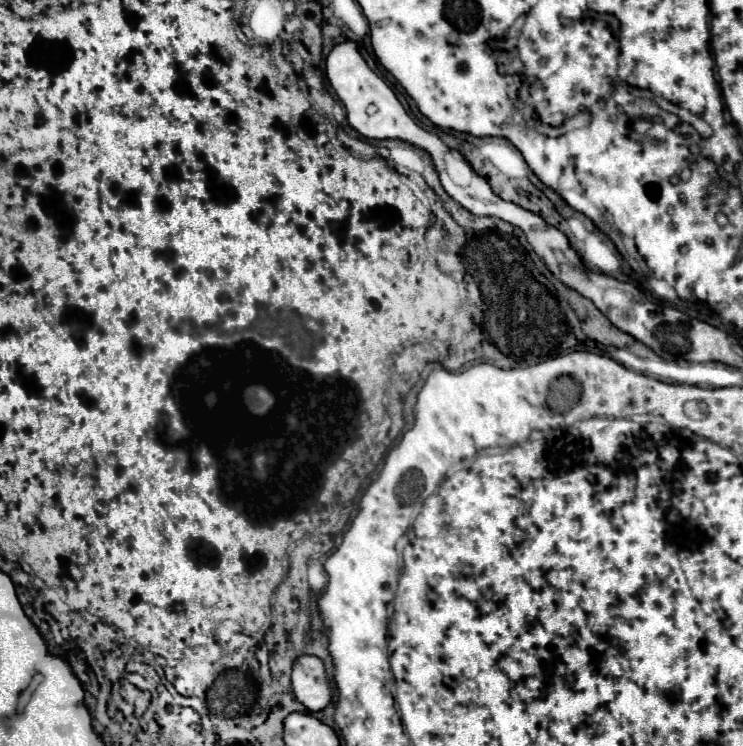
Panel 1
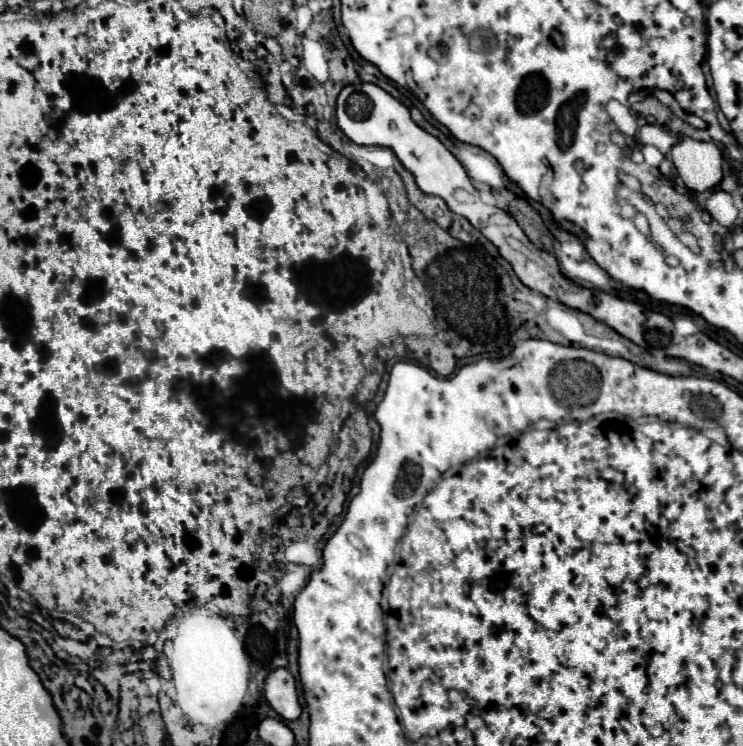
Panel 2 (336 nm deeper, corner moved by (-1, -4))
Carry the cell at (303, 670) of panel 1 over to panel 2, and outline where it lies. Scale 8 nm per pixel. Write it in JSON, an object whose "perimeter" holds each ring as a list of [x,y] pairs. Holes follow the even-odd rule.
{"perimeter":[[[275,668],[265,678],[263,696],[267,698],[269,706],[285,720],[297,720],[301,714],[295,678],[287,668]]]}

